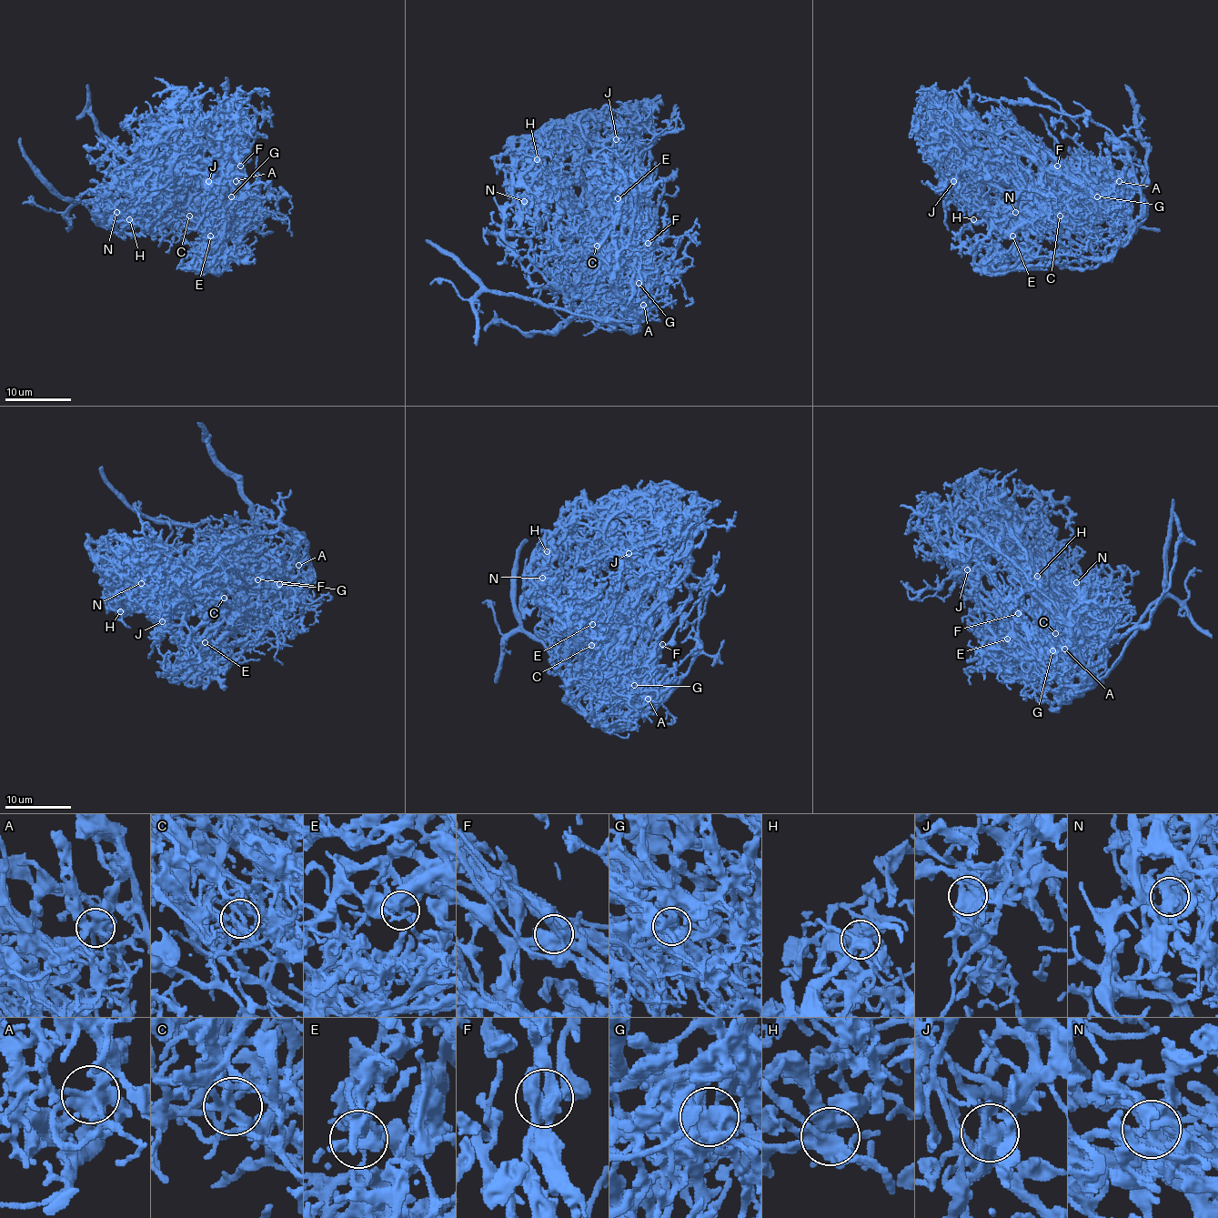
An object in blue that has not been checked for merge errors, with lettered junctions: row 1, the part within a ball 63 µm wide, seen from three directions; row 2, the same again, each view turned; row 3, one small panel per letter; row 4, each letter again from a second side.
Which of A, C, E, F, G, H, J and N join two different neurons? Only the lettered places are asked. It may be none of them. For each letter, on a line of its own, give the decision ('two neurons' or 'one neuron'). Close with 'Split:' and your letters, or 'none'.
A: two neurons
C: two neurons
E: one neuron
F: one neuron
G: two neurons
H: one neuron
J: two neurons
N: one neuron
Split: A, C, G, J

